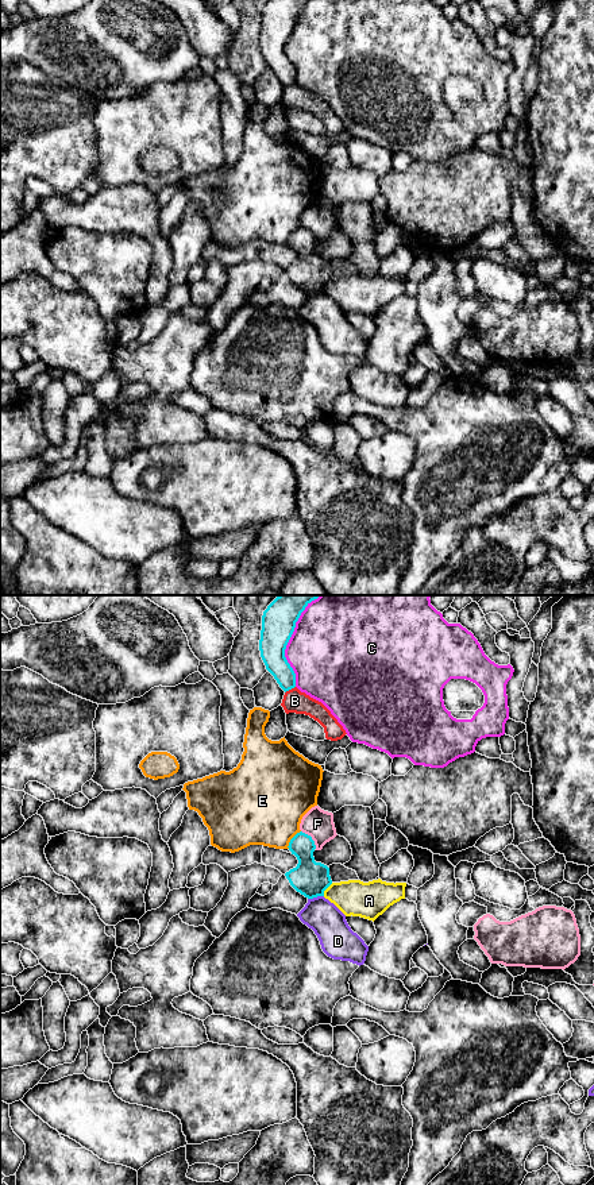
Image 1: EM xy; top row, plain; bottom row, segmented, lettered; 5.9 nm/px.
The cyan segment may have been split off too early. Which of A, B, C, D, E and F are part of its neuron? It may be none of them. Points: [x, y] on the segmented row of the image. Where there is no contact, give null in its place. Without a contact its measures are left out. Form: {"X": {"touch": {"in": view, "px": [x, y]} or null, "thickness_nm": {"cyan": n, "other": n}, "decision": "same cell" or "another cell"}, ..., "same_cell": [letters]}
{"A": {"touch": {"in": "xy", "px": [326, 888]}, "thickness_nm": {"cyan": 220, "other": 220}, "decision": "another cell"}, "B": {"touch": {"in": "xy", "px": [289, 689]}, "thickness_nm": {"cyan": 140, "other": 140}, "decision": "another cell"}, "C": {"touch": {"in": "xy", "px": [289, 639]}, "thickness_nm": {"cyan": 200, "other": 480}, "decision": "another cell"}, "D": {"touch": {"in": "xy", "px": [315, 896]}, "thickness_nm": {"cyan": 220, "other": 200}, "decision": "another cell"}, "E": {"touch": {"in": "xy", "px": [290, 840]}, "thickness_nm": {"cyan": 200, "other": 440}, "decision": "another cell"}, "F": {"touch": {"in": "xy", "px": [311, 838]}, "thickness_nm": {"cyan": 220, "other": 170}, "decision": "another cell"}, "same_cell": []}

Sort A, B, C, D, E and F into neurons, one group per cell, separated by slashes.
A / B / C / D / E / F

